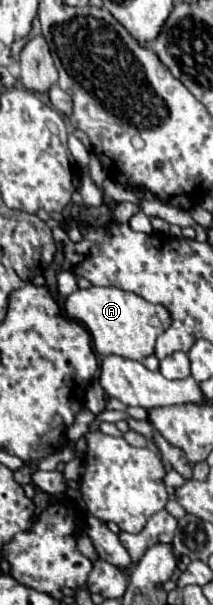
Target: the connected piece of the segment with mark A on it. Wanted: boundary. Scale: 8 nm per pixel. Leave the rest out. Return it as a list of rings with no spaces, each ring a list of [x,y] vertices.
[[[91,286],[87,290],[75,290],[65,300],[65,312],[69,318],[81,322],[93,336],[97,354],[117,354],[131,360],[143,360],[155,352],[155,340],[171,326],[171,314],[161,304],[151,304],[133,292],[121,288]]]

